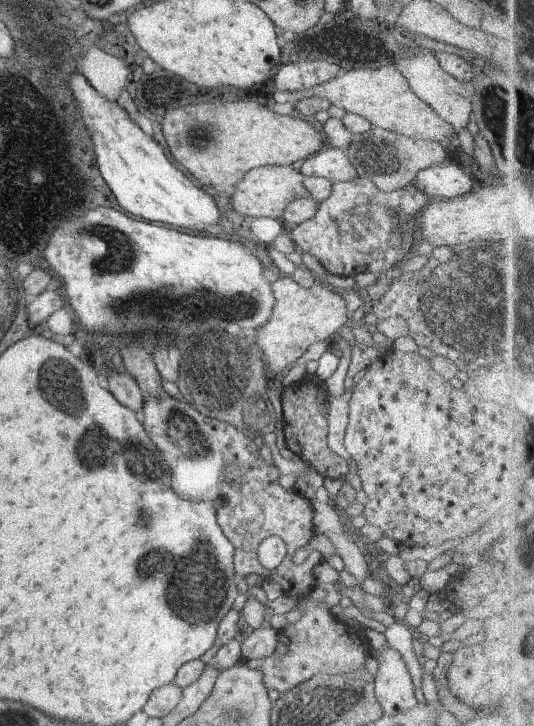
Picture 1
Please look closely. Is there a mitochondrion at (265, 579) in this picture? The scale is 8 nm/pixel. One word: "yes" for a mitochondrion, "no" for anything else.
no

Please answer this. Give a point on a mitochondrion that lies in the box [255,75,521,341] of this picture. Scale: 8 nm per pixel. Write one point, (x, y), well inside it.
(372, 232)

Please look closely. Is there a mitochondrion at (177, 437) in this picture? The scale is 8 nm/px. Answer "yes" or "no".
yes

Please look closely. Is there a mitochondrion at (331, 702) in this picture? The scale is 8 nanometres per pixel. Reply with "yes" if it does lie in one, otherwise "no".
yes

